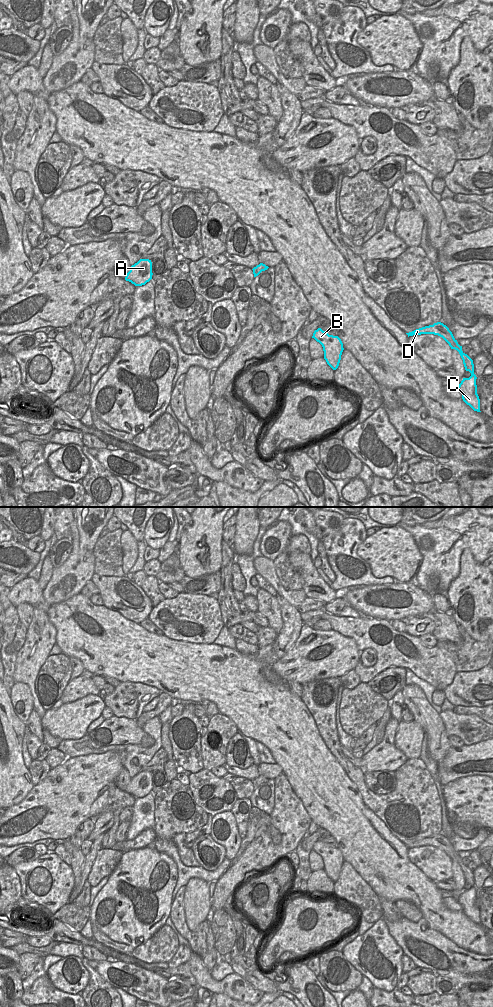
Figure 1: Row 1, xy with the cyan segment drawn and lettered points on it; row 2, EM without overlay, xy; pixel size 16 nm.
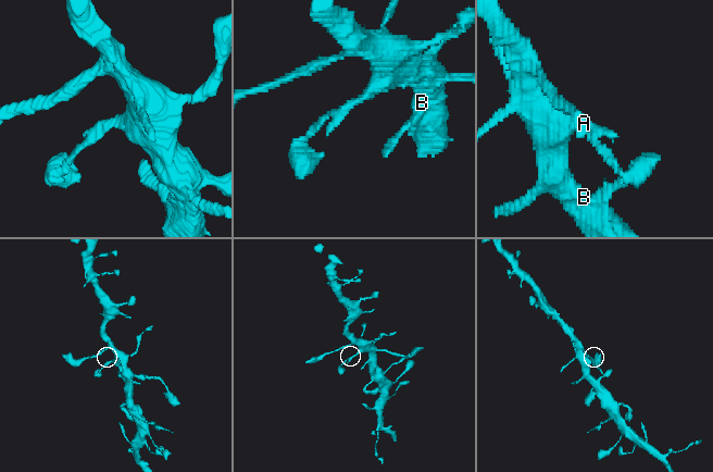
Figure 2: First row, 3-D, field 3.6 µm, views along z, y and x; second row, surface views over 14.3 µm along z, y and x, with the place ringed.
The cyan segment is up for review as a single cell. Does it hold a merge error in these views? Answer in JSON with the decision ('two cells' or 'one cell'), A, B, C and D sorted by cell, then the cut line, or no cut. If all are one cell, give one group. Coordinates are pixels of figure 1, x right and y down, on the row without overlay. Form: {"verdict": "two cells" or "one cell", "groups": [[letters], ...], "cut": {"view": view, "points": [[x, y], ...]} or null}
{"verdict": "one cell", "groups": [["A", "B", "C", "D"]], "cut": null}

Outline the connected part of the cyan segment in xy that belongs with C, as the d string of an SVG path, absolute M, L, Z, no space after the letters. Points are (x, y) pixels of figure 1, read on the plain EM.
M441 834L434 835L433 837L425 838L416 841L412 844L406 845L409 848L421 847L421 846L434 846L442 849L451 859L459 864L466 883L471 885L469 890L463 890L457 902L462 906L463 913L469 917L474 923L480 923L480 911L477 906L476 887L474 886L473 872L462 863L457 852L454 850L449 840Z

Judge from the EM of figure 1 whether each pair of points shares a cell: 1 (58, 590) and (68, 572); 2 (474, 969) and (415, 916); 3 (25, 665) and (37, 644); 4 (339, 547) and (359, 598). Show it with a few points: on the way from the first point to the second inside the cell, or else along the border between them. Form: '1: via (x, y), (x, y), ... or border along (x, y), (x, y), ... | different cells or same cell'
1: via (62, 586), (68, 580), (68, 576) | same cell
2: border along (403, 916), (412, 921), (418, 921), (421, 918) | different cells
3: via (29, 660), (36, 649) | same cell
4: border along (382, 585), (358, 586) | different cells

